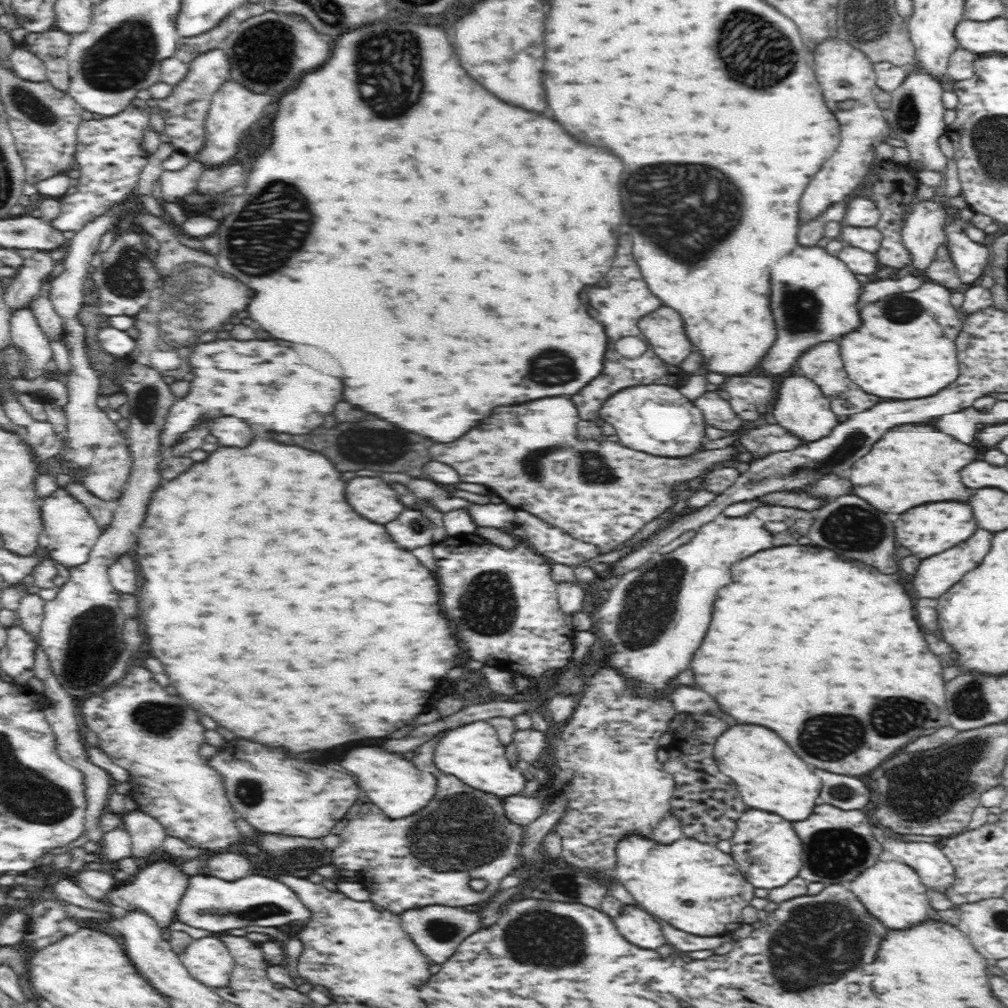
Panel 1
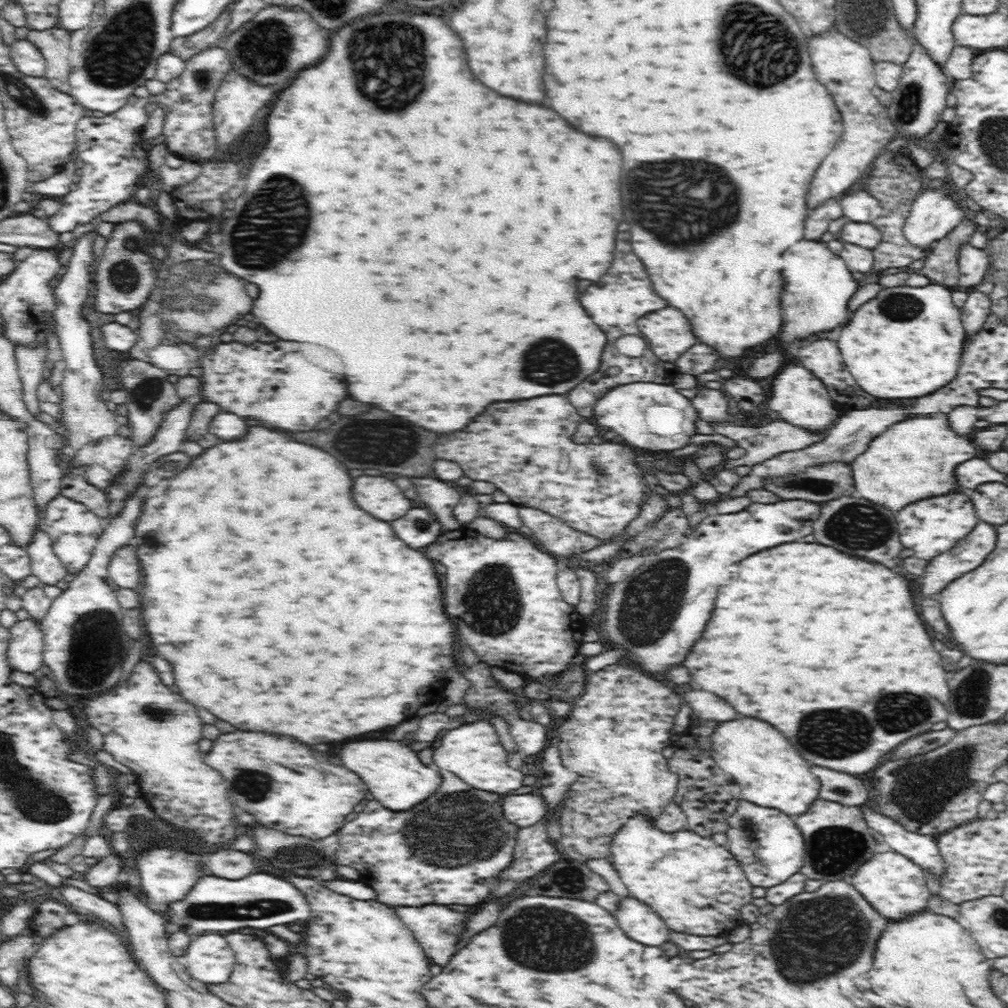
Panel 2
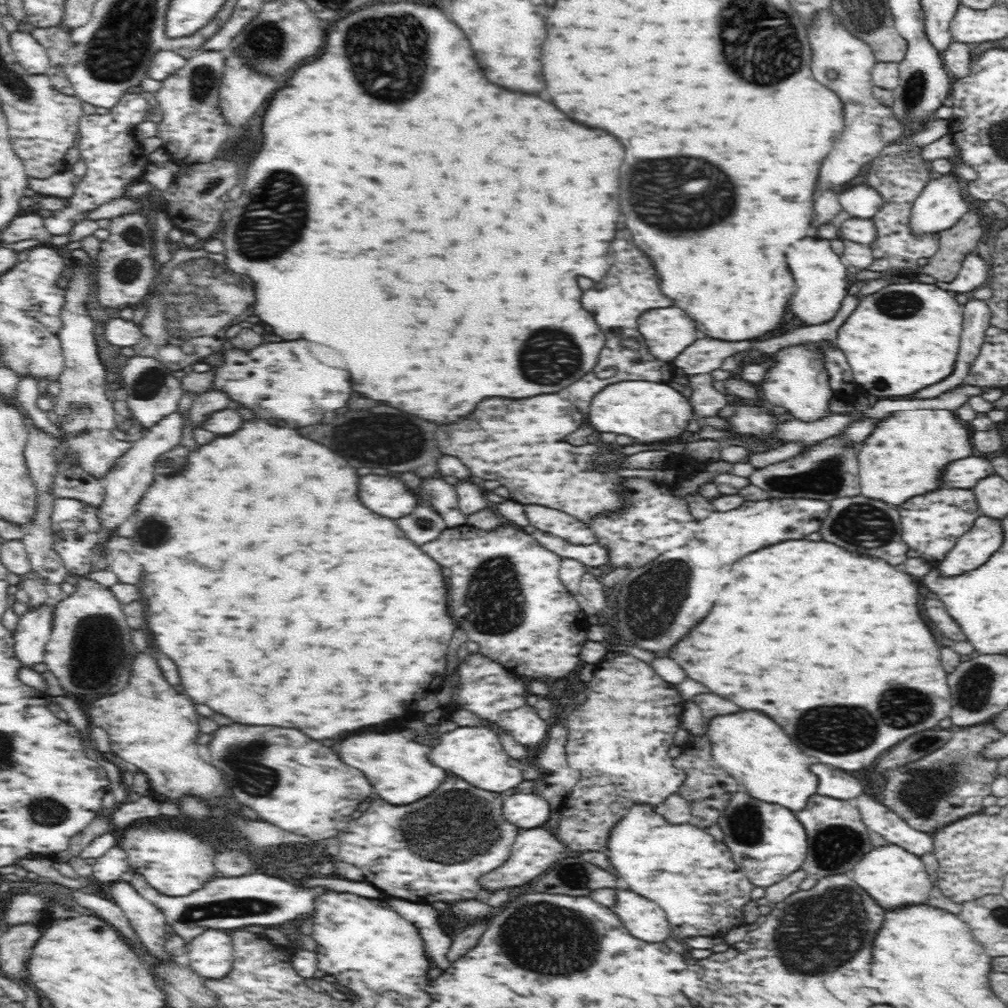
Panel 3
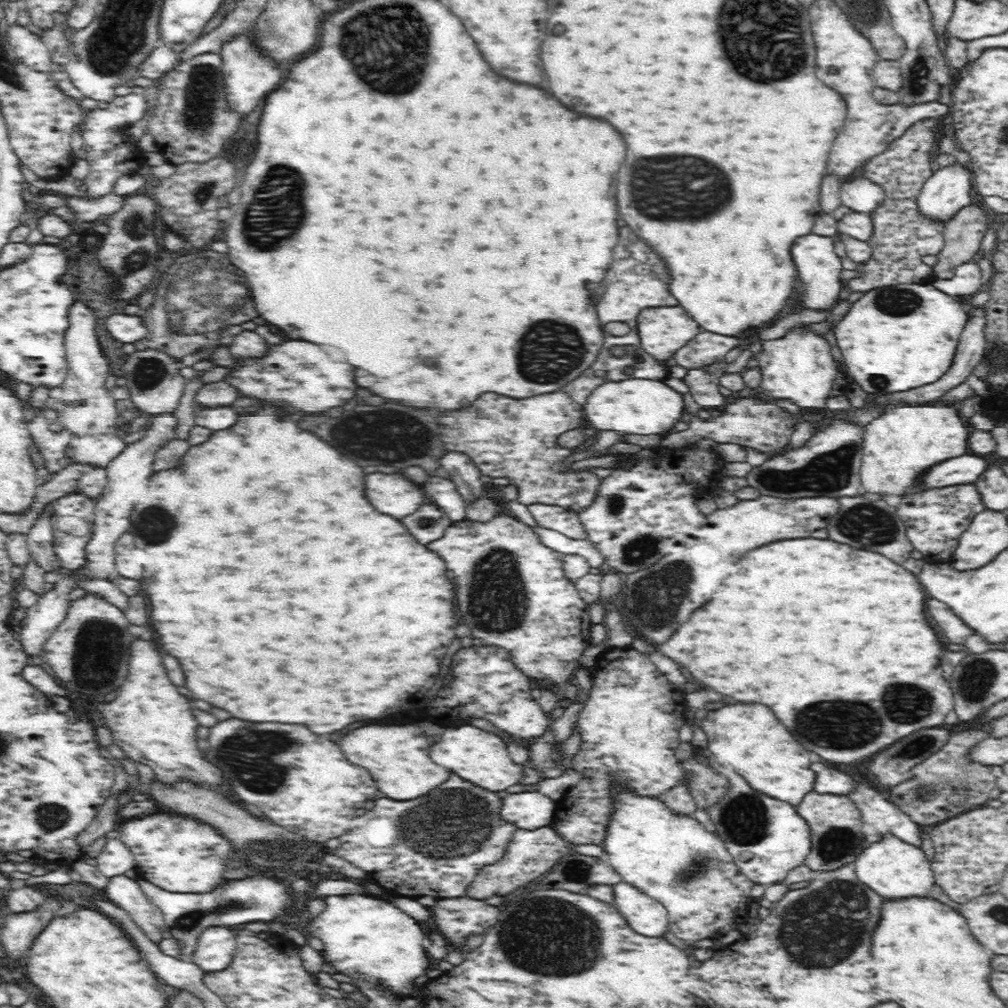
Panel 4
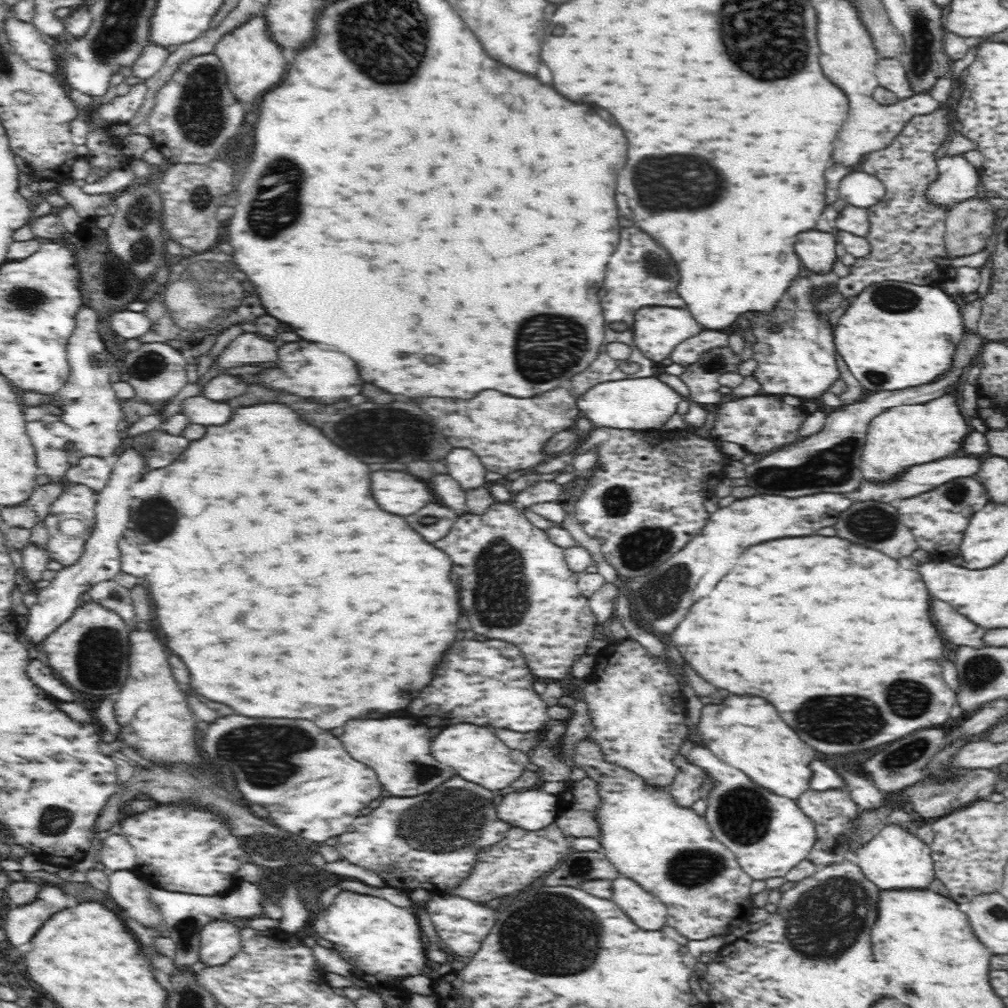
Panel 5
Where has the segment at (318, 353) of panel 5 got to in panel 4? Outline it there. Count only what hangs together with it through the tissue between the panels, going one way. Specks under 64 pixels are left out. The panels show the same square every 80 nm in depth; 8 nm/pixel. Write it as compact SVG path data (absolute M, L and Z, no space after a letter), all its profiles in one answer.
M288 339L272 345L262 360L238 361L238 366L225 378L237 388L240 395L260 398L266 406L284 408L288 412L320 414L328 408L342 406L346 400L356 396L354 368L346 362L334 362L316 344Z

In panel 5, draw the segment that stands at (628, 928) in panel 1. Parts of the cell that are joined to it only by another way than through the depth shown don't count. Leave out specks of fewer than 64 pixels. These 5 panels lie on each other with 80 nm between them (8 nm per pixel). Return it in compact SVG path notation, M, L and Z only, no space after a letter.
M614 878L610 884L611 900L632 918L636 926L644 930L660 930L666 924L666 906L653 894L634 884L637 882L631 878Z

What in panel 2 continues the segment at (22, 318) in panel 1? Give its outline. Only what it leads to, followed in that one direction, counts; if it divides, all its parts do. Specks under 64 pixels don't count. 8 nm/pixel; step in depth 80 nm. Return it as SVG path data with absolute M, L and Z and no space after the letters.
M16 347L15 359L19 366L19 375L22 383L23 400L26 407L36 419L39 418L41 408L38 400L38 387L44 372L44 361L48 351L46 347Z

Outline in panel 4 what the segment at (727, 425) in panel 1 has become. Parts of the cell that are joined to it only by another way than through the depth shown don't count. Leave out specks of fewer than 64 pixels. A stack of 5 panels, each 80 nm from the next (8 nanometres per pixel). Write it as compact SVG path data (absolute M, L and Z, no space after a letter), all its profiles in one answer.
M720 360L718 364L712 362L712 364L704 364L700 368L688 370L683 381L690 389L696 404L706 410L726 404L726 398L718 390L720 386L719 378L728 367L728 362Z

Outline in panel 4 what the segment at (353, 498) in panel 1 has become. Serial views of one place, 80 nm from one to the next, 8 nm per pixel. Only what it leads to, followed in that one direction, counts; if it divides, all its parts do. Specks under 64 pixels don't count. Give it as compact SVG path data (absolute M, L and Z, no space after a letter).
M380 472L366 476L366 496L378 512L394 518L410 516L426 502L422 490L410 480Z

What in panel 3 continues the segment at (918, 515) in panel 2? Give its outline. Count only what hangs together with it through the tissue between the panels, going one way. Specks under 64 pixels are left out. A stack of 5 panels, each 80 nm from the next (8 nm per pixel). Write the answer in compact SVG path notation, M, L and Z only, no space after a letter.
M970 488L938 490L938 494L926 494L926 498L914 498L914 502L898 505L898 512L902 516L903 541L931 564L942 560L957 540L972 528L974 520L982 515L976 495Z

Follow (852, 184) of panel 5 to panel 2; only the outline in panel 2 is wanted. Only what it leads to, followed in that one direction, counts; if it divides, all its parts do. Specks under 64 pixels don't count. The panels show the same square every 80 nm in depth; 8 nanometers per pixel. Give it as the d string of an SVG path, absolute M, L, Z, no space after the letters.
M864 189L857 190L839 200L844 211L843 215L850 221L871 223L882 214L879 201Z

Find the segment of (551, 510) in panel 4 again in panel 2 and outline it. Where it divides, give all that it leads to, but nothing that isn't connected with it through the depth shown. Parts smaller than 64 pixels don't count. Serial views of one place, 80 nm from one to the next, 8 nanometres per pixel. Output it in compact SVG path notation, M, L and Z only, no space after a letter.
M526 506L519 507L519 513L524 526L532 530L534 541L556 558L572 560L572 556L588 552L603 543L588 533L572 529L566 521L552 517L543 510Z

